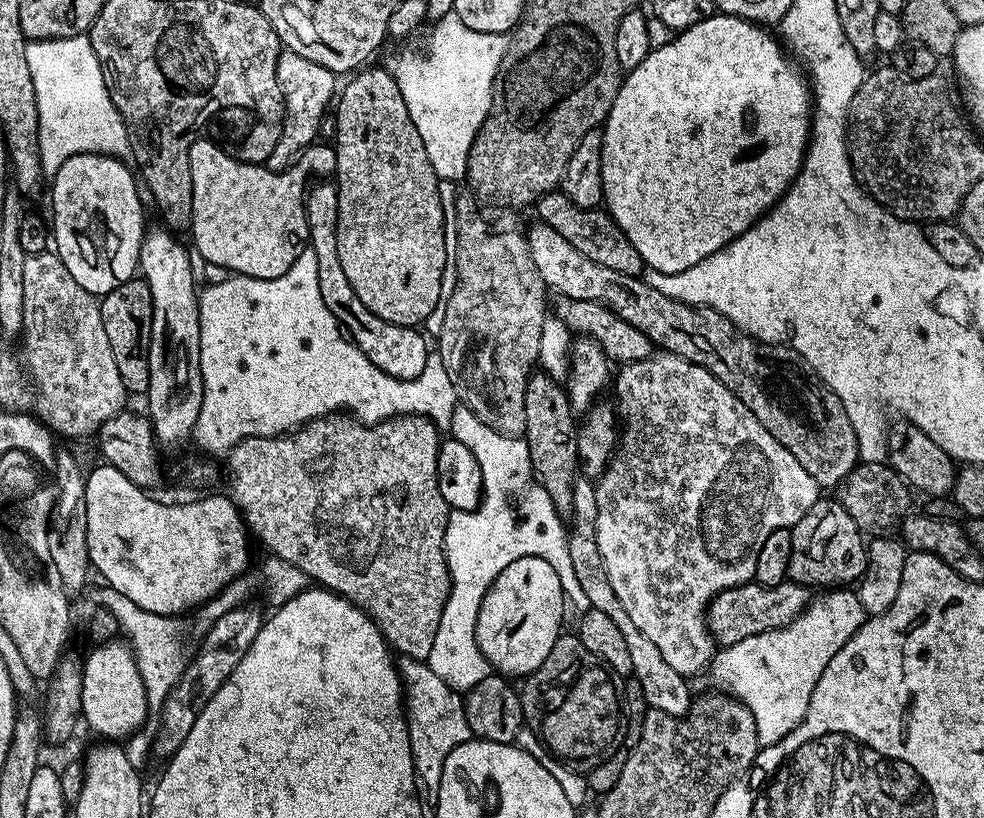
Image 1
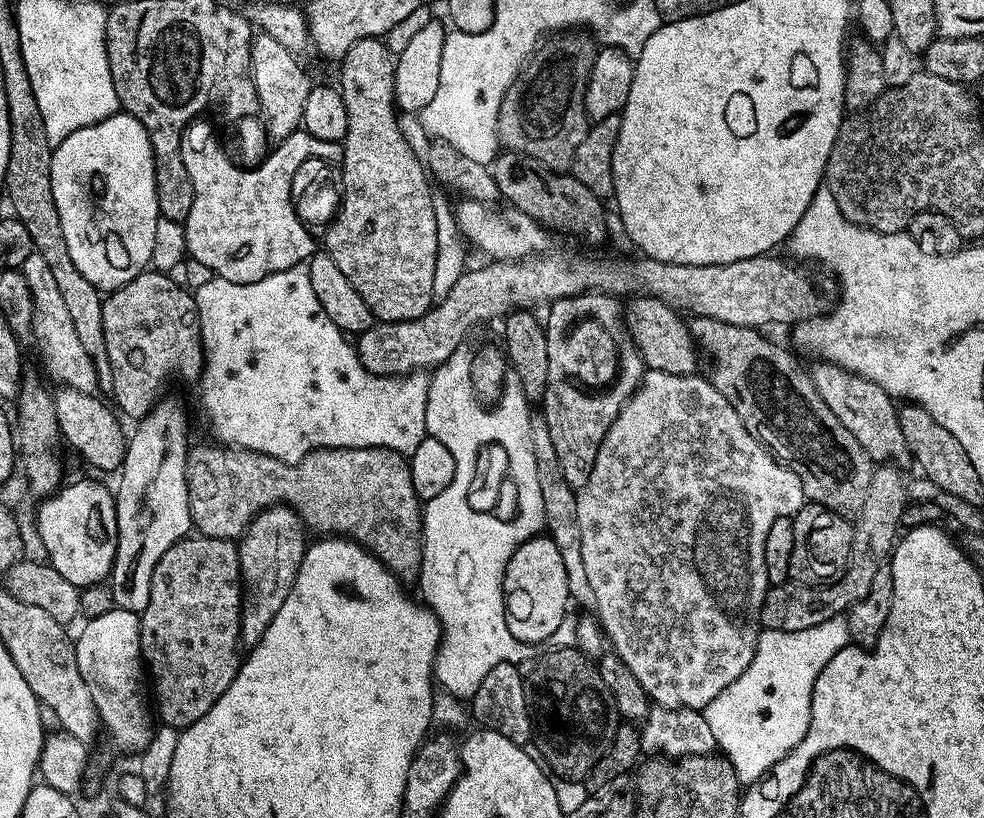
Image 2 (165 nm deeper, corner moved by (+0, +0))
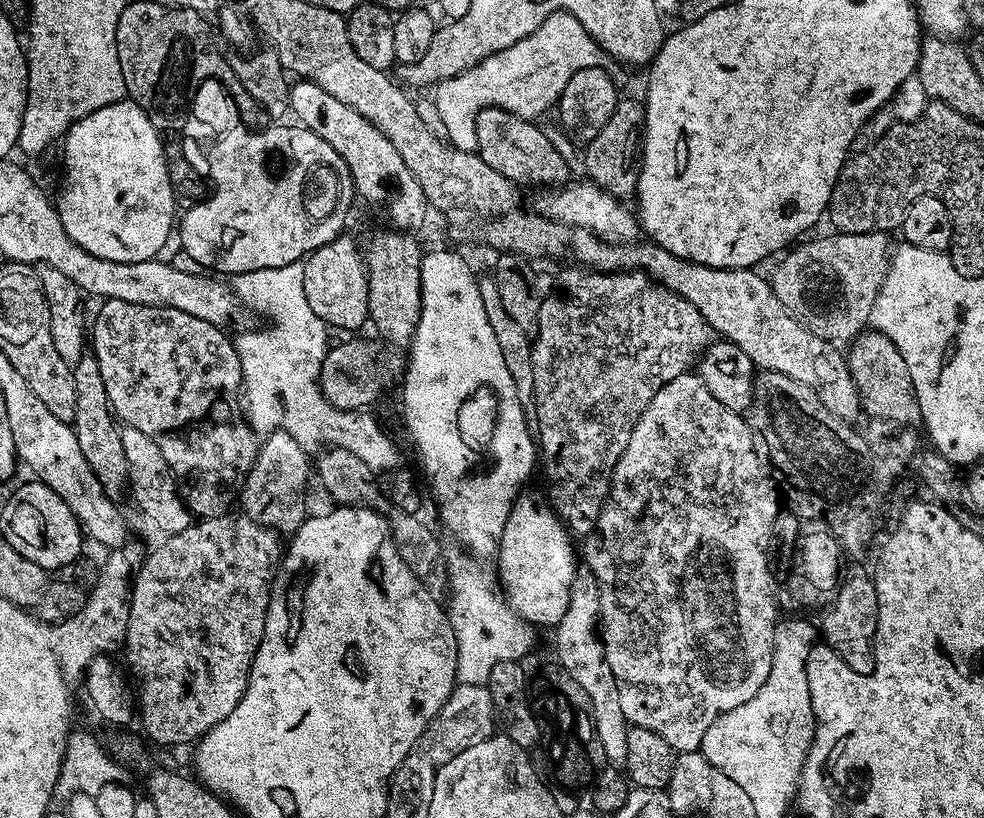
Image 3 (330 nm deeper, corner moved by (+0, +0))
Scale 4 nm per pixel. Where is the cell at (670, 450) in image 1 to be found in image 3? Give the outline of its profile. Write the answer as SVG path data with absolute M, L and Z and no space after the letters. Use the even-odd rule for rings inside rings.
M699 375L679 376L674 378L674 382L666 382L666 386L662 386L662 390L658 390L658 394L650 398L650 406L642 410L642 418L638 418L634 434L630 434L630 442L626 450L622 450L622 458L618 458L610 494L606 498L602 514L596 520L596 530L587 537L585 544L588 545L584 552L582 548L583 559L584 556L588 559L585 560L586 566L596 576L600 586L600 619L606 662L610 662L614 682L618 682L622 714L626 714L631 727L654 730L654 734L666 738L673 753L697 751L706 730L710 730L715 720L734 710L734 706L750 702L750 698L754 698L754 694L762 690L762 682L766 682L770 674L778 615L776 616L776 580L772 577L772 564L768 561L768 547L773 547L776 520L782 514L780 492L775 483L777 481L773 473L756 452L747 419L741 413L726 410L726 406L722 406L722 402L718 402L718 398L714 398L714 394L706 390Z

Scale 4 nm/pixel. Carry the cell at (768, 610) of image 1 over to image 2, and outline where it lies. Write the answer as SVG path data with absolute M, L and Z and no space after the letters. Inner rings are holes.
M888 462L873 467L866 498L854 516L852 553L846 571L831 582L818 584L789 582L771 585L760 611L760 622L764 628L783 632L810 630L810 626L818 626L818 622L826 622L826 618L844 616L849 608L855 606L862 598L866 598L870 586L874 586L874 577L878 575L878 570L882 570L889 563L892 549L896 547L898 533L902 528L900 525L902 512L910 503L906 477L904 478L899 471L903 472Z

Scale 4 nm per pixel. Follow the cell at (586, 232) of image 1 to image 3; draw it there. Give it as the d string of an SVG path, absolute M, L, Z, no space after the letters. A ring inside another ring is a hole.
M483 108L476 119L476 151L486 166L498 170L502 178L517 186L528 183L563 186L570 180L568 160L538 125L501 108Z

